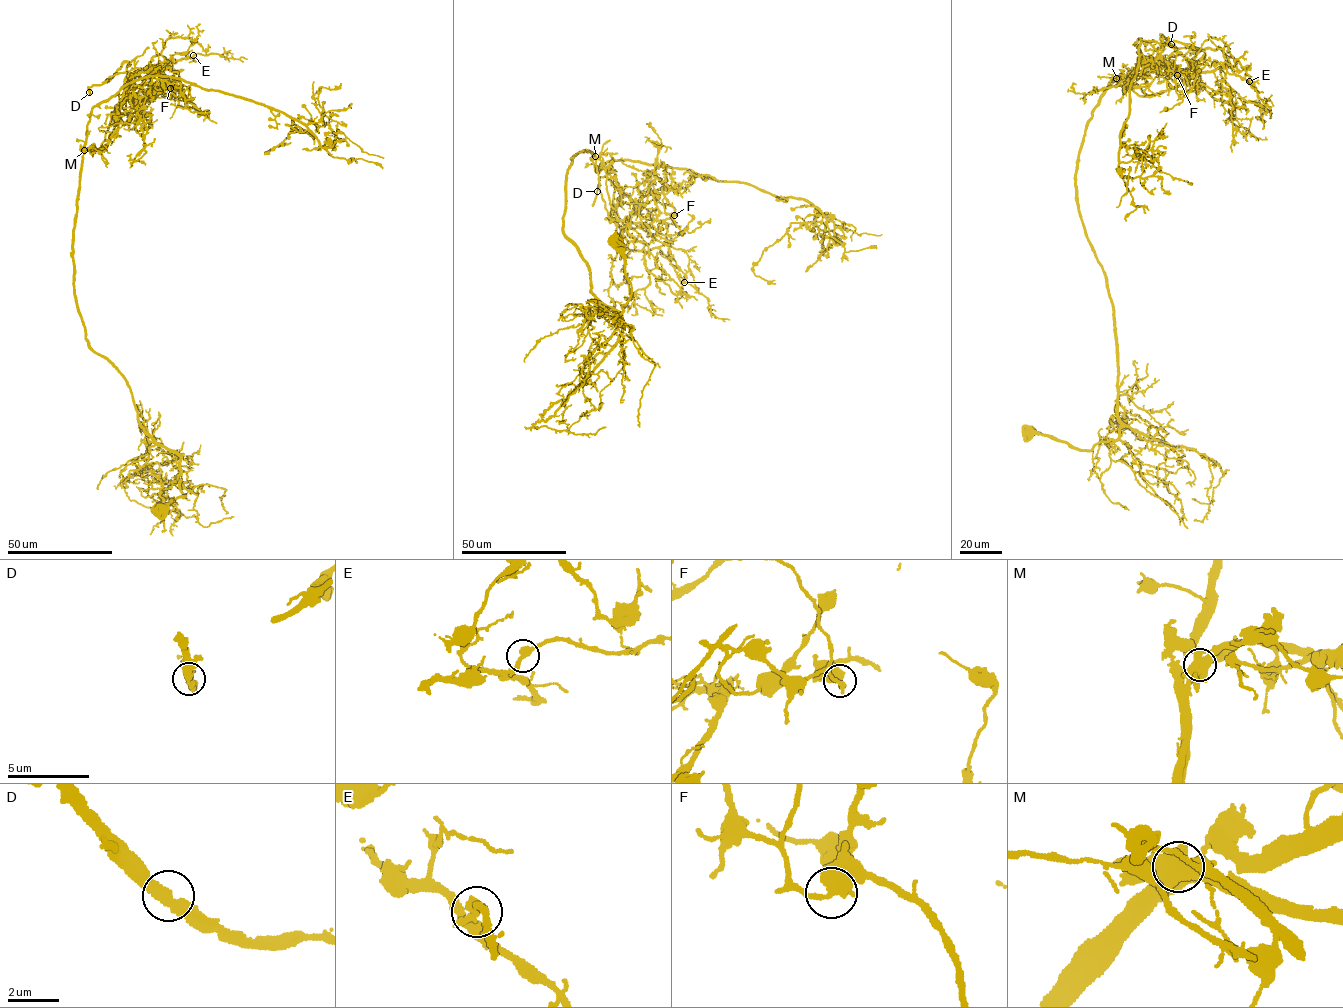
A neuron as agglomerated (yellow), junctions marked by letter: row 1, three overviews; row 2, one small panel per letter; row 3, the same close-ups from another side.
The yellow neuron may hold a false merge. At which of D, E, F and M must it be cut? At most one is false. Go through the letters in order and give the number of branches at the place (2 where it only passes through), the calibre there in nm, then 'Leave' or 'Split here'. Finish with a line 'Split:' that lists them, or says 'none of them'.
D: Branches: 2. Thickness 320 nm. Leave
E: Branches: 2. Thickness 360 nm. Leave
F: Branches: 2. Thickness 500 nm. Leave
M: Branches: 2. Thickness 750 nm. Split here
Split: M

